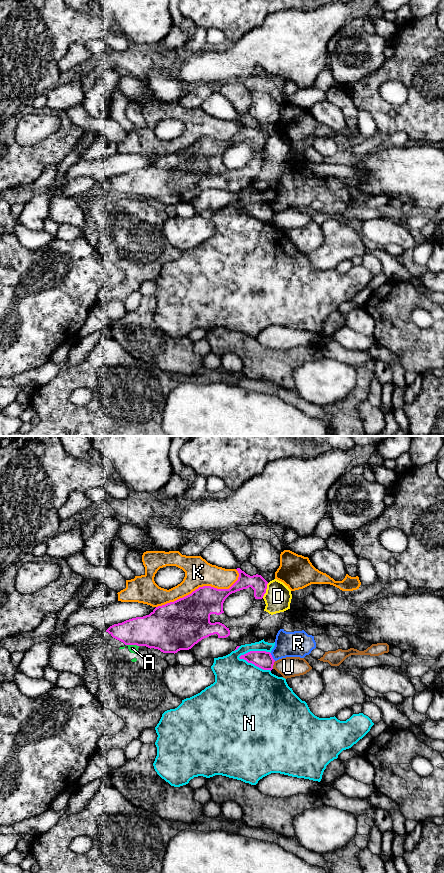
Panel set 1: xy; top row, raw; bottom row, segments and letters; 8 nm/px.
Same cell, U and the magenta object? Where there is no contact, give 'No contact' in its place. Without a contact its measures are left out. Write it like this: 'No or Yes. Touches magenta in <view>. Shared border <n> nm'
No. Touches magenta in xy. Shared border 70 nm

